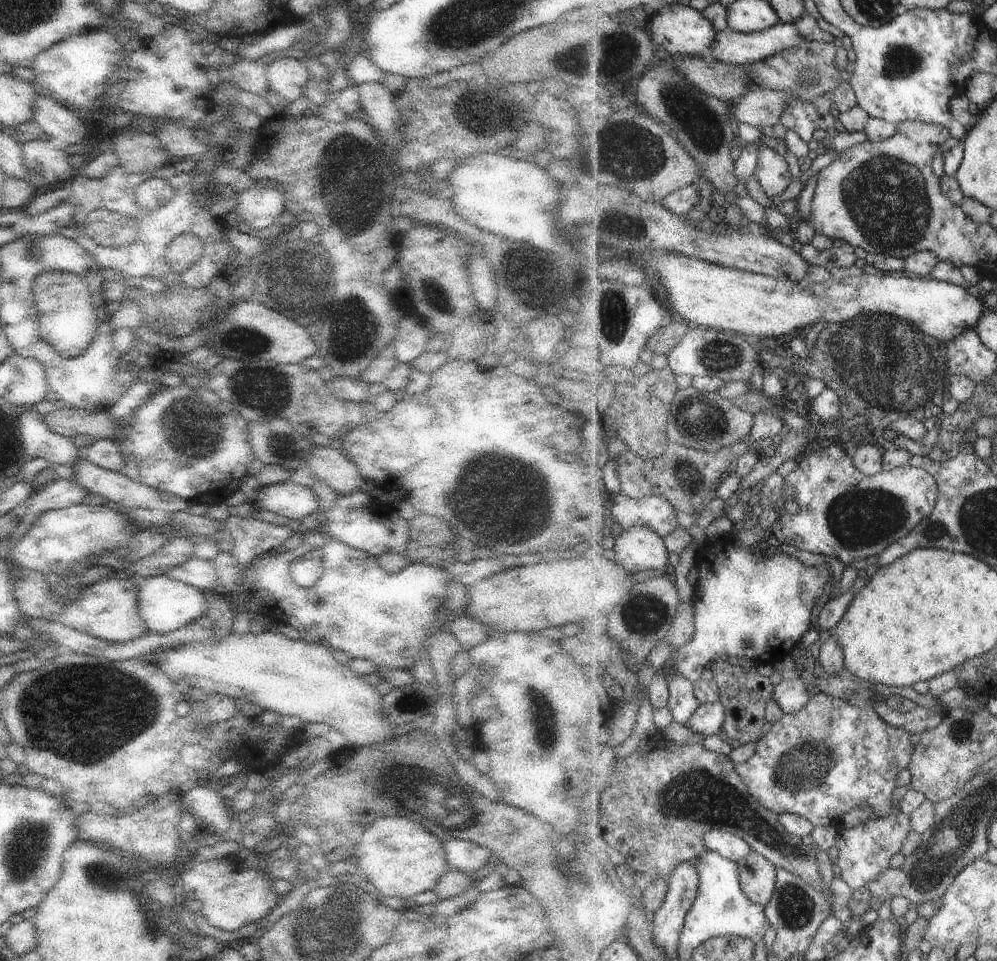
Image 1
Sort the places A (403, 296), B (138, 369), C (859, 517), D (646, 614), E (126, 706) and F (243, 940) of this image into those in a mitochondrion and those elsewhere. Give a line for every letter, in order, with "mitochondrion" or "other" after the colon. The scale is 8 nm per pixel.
A: other
B: other
C: mitochondrion
D: mitochondrion
E: mitochondrion
F: other

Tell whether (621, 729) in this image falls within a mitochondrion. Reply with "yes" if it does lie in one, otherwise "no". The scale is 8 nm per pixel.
no

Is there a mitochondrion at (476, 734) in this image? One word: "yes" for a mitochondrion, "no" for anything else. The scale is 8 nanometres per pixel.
no

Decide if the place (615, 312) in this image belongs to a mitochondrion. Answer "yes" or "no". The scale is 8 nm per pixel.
yes

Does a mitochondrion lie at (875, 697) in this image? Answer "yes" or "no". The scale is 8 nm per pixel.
no

